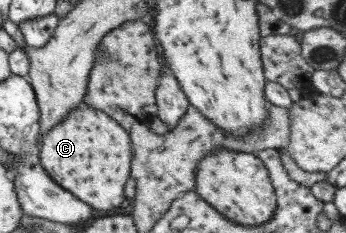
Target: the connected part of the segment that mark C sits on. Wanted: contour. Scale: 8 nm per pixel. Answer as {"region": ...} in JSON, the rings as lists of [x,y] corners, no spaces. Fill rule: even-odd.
{"region":[[[84,103],[70,111],[60,124],[43,134],[39,157],[44,170],[54,182],[57,182],[82,202],[89,204],[93,209],[114,210],[114,208],[122,206],[125,199],[124,186],[126,186],[128,178],[131,177],[133,150],[128,131],[105,112]]]}

